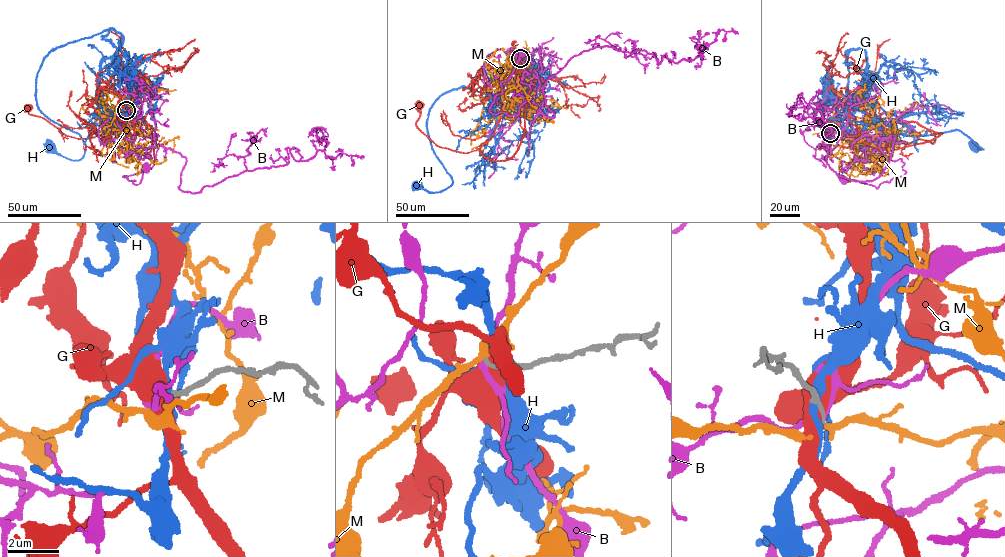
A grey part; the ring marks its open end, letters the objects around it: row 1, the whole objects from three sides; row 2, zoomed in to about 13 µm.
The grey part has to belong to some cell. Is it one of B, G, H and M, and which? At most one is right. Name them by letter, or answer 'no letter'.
no letter

